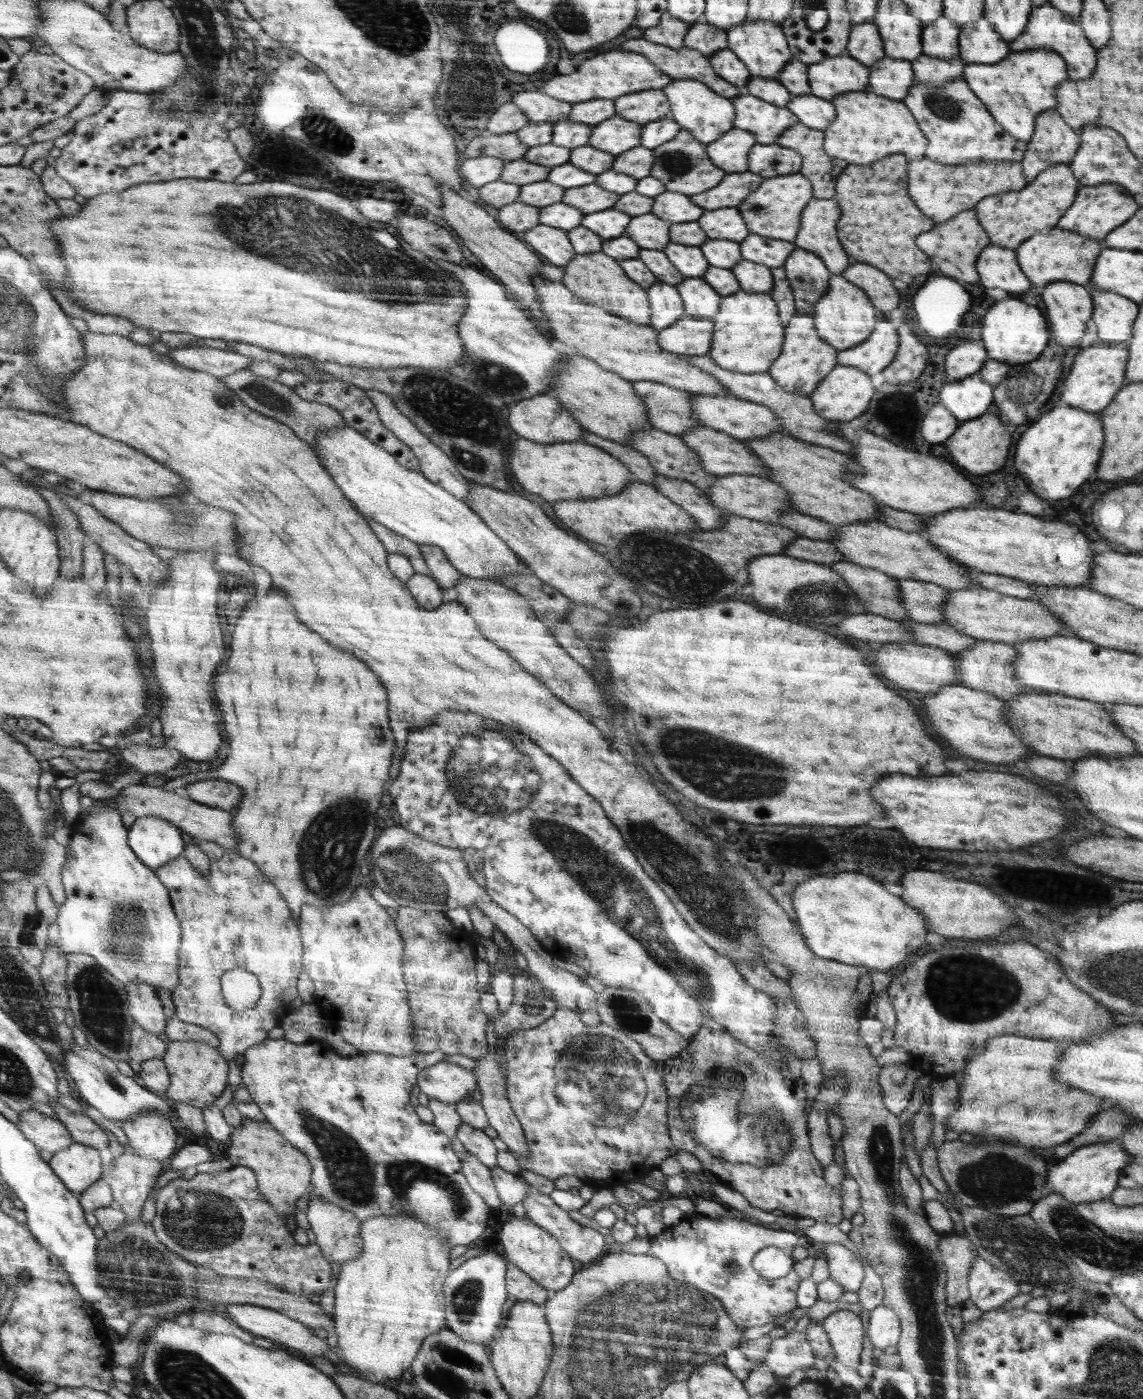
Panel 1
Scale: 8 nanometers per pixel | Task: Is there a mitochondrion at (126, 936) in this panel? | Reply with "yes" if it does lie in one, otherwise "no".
yes

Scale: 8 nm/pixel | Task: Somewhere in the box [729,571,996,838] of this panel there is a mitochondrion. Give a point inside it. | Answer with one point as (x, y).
(812, 599)

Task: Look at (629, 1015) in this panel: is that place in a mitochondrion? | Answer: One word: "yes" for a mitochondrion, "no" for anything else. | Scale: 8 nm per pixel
yes

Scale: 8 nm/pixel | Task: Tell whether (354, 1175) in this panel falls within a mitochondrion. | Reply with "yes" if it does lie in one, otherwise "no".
yes

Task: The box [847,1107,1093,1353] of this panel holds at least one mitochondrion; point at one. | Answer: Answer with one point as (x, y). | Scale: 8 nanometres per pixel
(1019, 1246)

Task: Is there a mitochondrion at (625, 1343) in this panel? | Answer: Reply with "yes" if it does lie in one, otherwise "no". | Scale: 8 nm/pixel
yes

